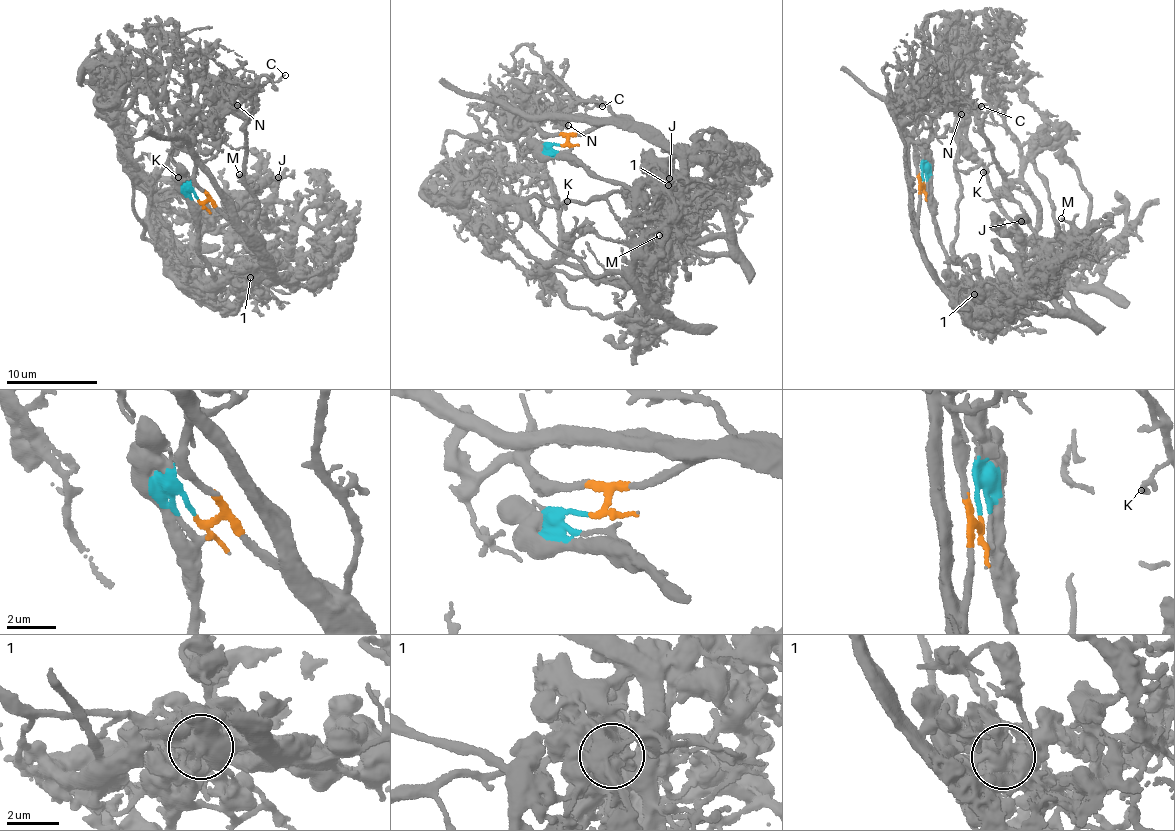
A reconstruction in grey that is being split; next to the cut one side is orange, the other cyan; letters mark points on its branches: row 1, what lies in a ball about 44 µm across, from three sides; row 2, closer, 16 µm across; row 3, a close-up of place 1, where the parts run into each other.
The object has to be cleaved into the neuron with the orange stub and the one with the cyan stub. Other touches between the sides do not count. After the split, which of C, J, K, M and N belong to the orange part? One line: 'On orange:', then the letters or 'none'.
On orange: C, K, N

